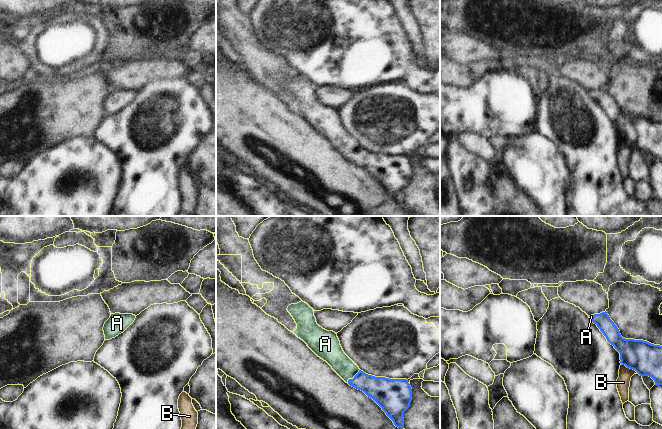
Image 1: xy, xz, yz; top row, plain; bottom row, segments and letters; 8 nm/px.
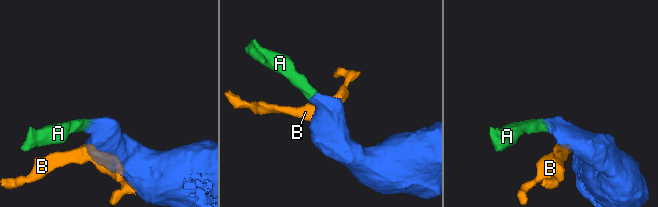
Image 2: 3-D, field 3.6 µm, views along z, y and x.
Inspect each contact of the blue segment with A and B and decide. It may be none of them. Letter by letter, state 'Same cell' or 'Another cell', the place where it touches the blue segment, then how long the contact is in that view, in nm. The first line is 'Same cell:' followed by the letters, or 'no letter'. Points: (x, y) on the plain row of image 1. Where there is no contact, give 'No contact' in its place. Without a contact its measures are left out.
Same cell: A
A: Same cell. Touches blue at xz (354, 153). Shared border 150 nm
B: Another cell. Touches blue at yz (630, 144). Shared border 170 nm.

